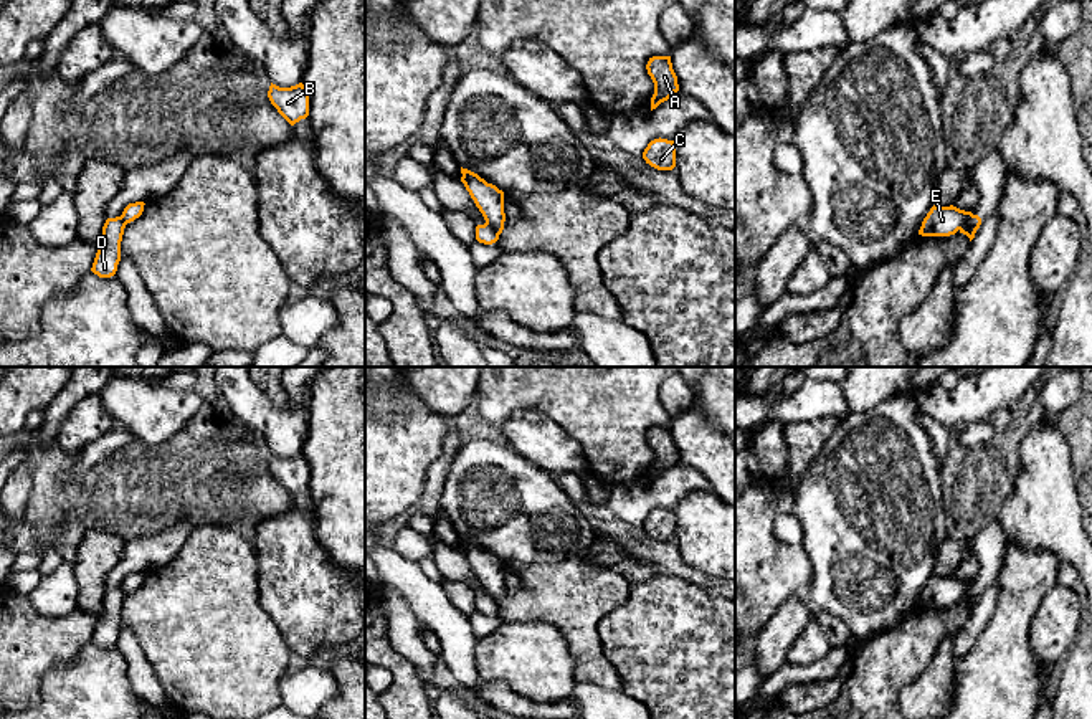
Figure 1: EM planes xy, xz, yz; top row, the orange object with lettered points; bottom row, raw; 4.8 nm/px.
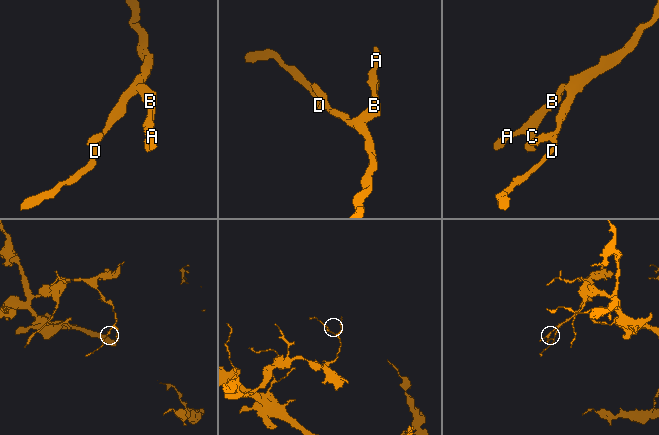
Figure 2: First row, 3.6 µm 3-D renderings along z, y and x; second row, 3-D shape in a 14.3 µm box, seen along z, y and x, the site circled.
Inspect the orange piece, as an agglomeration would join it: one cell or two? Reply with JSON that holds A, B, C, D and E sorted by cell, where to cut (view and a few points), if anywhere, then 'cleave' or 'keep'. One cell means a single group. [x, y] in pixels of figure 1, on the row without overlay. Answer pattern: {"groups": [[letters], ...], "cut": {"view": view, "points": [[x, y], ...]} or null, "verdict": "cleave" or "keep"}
{"groups": [["A", "B", "C", "E"], ["D"]], "cut": {"view": "xz", "points": [[486, 590], [498, 605]]}, "verdict": "cleave"}

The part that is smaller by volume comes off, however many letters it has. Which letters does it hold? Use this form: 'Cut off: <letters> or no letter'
Cut off: D

